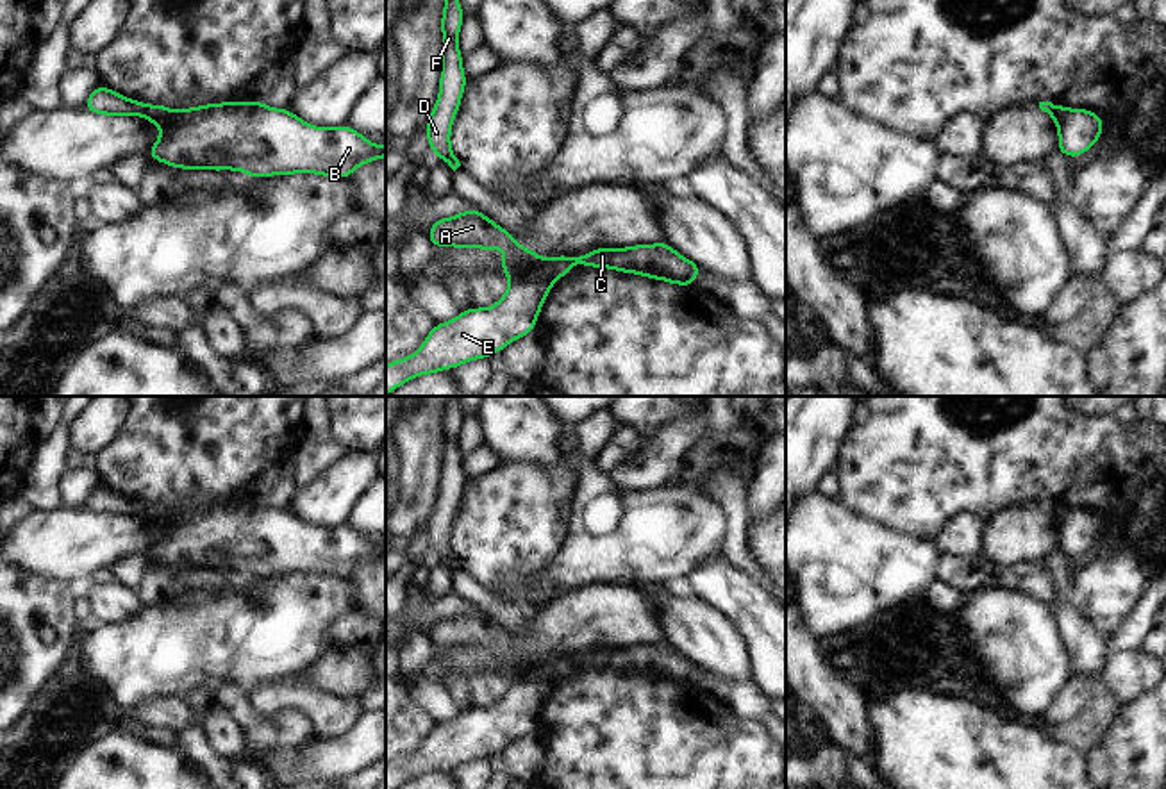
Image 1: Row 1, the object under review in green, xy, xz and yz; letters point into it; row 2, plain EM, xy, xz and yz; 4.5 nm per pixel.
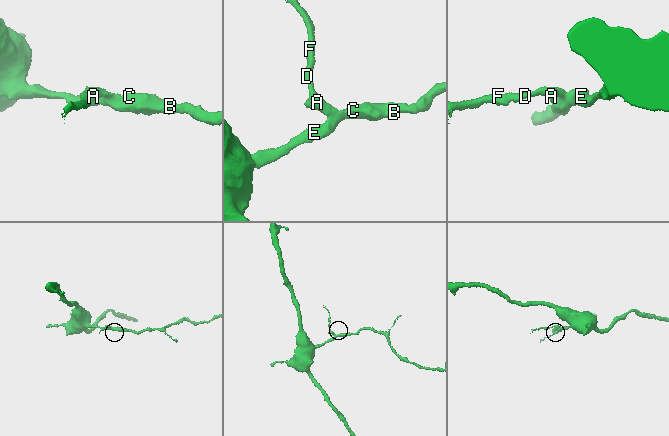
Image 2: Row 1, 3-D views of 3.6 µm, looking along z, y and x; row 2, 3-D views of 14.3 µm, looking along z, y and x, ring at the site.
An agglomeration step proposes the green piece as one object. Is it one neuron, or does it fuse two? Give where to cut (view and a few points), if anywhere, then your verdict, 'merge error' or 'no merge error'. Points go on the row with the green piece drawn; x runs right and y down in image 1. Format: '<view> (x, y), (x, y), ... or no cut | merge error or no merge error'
xz (543, 259), (511, 281) | merge error

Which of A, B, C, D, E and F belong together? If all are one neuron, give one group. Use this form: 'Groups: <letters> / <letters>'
Groups: A D F / B C E

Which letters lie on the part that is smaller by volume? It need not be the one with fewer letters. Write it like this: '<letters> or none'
A, D, F

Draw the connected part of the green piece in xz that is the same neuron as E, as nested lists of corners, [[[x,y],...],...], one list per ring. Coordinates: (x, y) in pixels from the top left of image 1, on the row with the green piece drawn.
[[[666,241],[657,245],[636,245],[630,248],[596,248],[577,257],[557,255],[554,259],[543,259],[530,266],[525,277],[512,278],[500,302],[487,309],[470,307],[455,320],[437,323],[412,357],[402,357],[387,364],[386,394],[414,377],[439,373],[445,368],[455,370],[459,364],[473,359],[487,359],[495,352],[502,352],[511,341],[532,334],[552,284],[562,278],[573,264],[639,273],[646,278],[659,278],[684,287],[691,287],[693,280],[702,273],[696,262],[679,255]]]

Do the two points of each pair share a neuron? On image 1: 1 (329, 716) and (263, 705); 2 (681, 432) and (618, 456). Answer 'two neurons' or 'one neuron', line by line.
1: one neuron
2: two neurons

